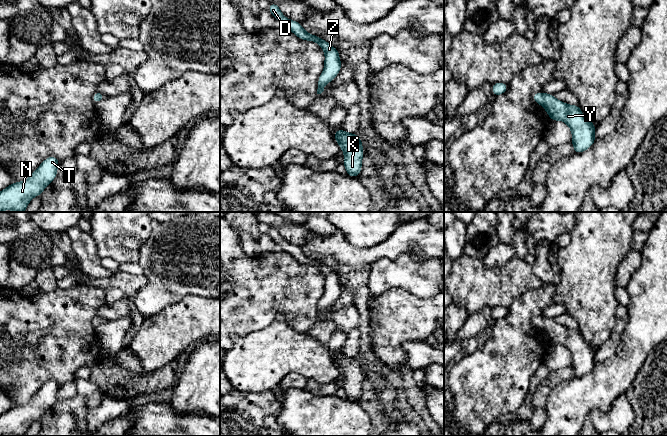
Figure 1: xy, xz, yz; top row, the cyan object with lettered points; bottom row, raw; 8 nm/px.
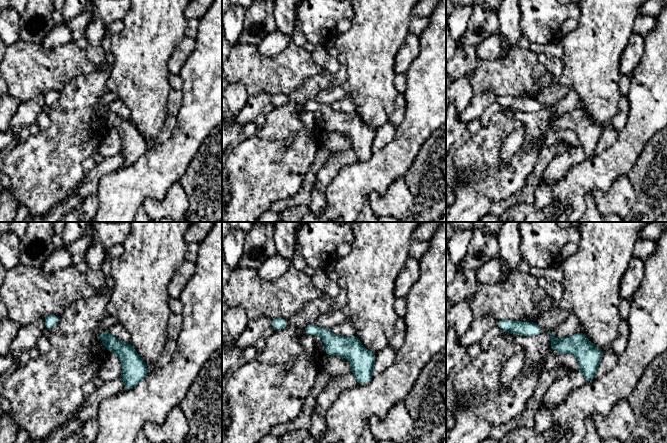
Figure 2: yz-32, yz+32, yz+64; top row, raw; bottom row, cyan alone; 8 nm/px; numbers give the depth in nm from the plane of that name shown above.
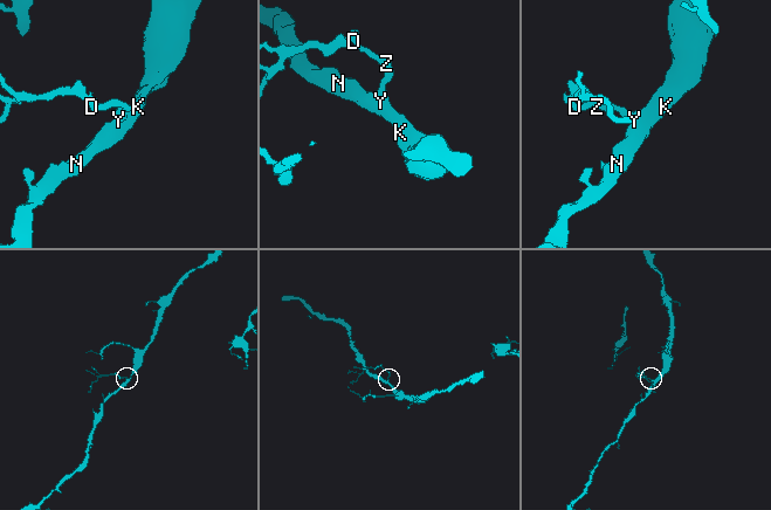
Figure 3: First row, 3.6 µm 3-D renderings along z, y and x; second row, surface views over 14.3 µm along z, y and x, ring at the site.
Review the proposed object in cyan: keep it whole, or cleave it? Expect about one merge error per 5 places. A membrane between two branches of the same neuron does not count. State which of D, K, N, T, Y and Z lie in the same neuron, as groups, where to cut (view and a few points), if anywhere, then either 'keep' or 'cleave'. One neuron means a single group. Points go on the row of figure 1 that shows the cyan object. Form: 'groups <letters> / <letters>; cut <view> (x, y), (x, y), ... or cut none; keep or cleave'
groups D K N T Y Z; cut none; keep

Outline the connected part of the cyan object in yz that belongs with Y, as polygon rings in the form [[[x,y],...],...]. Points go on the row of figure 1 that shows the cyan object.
[[[544,92],[532,94],[532,99],[547,111],[552,122],[561,120],[569,126],[574,154],[582,153],[594,144],[596,127],[583,115],[578,105],[568,105]]]

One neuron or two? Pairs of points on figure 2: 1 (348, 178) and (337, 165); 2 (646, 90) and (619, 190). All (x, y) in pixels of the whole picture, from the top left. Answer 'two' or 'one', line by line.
1: two
2: two

